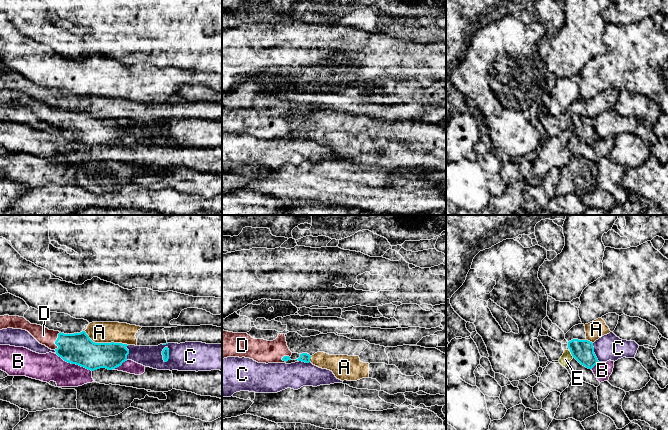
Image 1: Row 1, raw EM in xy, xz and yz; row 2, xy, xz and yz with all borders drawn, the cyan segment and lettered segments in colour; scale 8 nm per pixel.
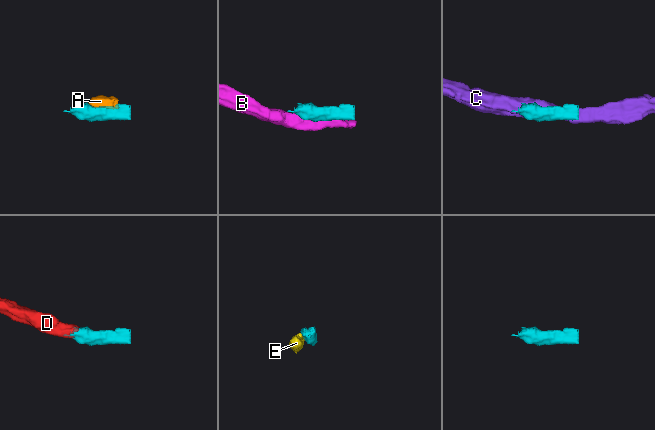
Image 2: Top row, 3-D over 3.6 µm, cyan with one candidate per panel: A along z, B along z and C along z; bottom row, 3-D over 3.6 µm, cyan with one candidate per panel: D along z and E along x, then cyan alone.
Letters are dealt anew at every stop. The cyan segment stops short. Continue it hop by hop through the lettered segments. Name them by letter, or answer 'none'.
D

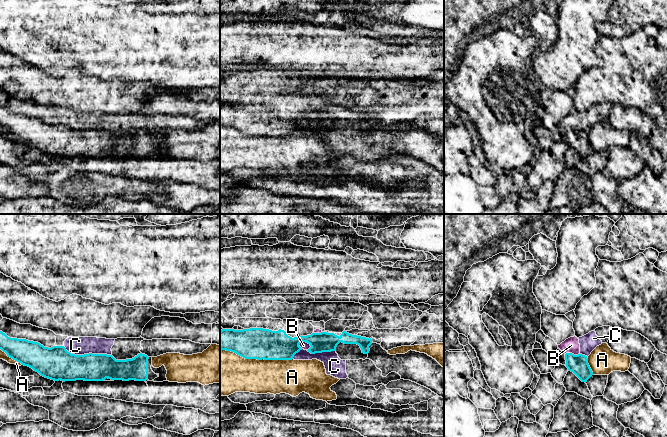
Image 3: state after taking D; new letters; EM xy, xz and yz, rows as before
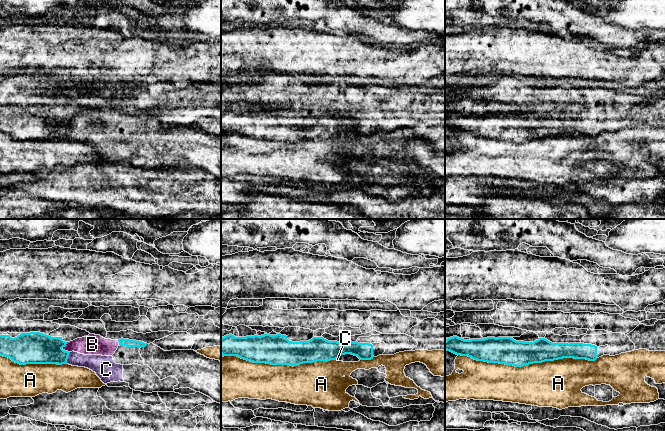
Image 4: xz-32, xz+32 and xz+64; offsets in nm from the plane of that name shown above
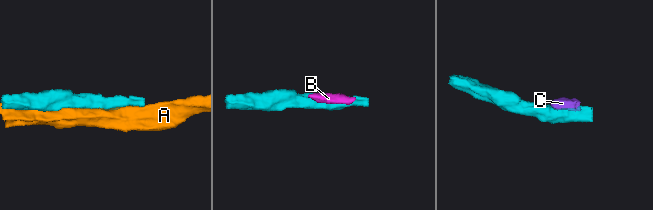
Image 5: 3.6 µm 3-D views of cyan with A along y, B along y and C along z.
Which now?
none

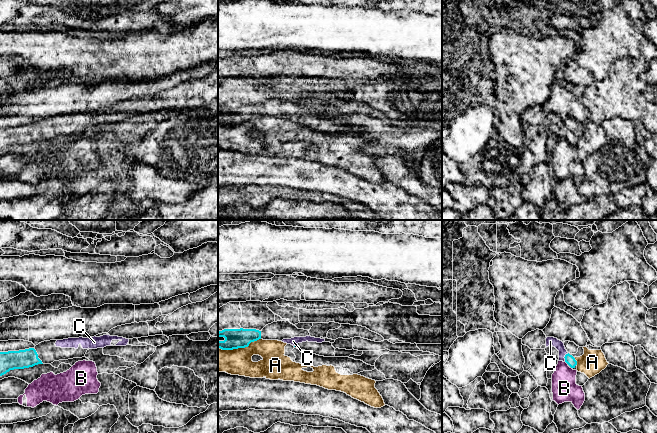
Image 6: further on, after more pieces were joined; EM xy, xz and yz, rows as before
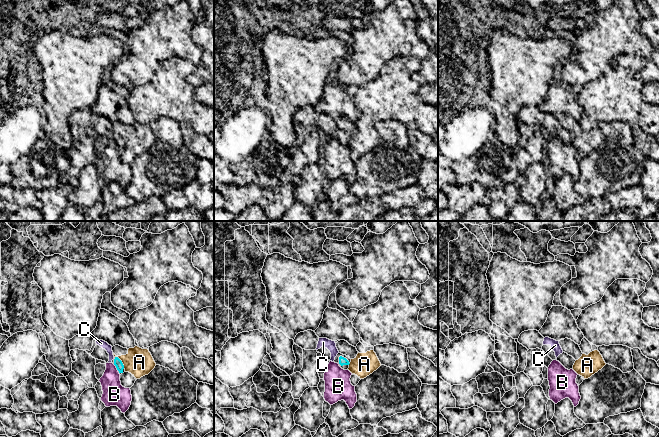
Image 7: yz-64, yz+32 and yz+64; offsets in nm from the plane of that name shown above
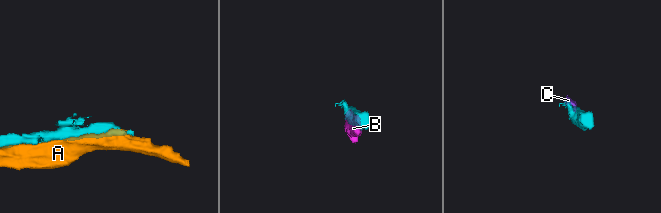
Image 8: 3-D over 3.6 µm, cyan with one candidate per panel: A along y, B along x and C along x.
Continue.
C

